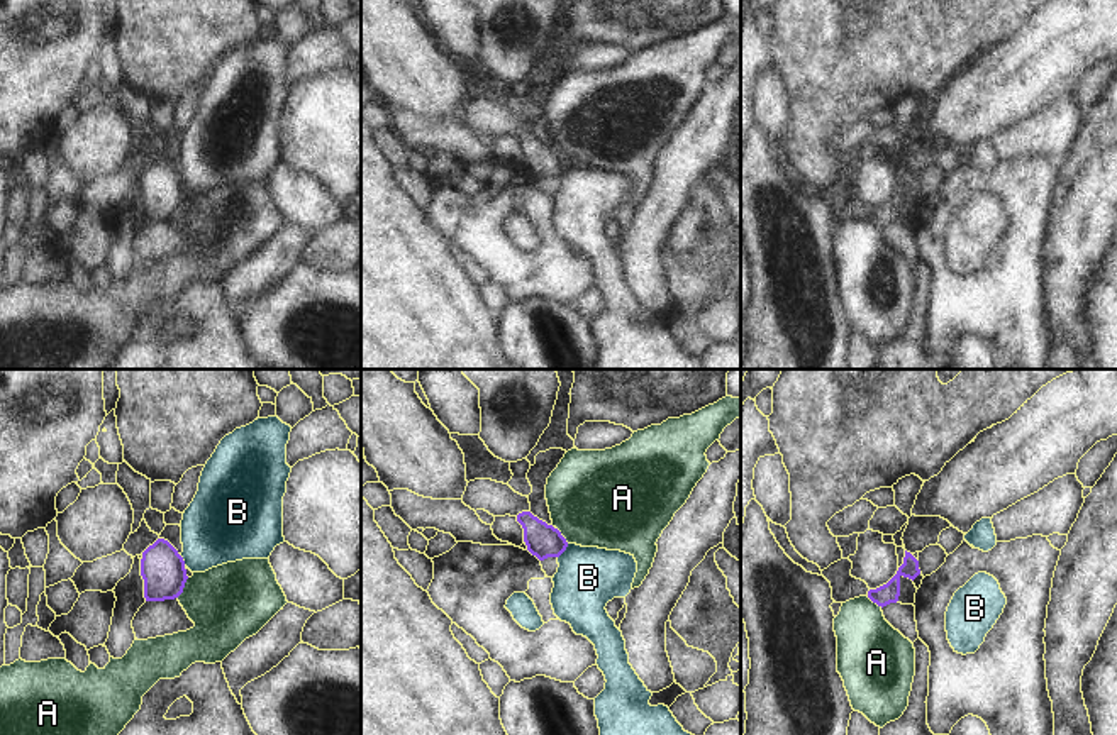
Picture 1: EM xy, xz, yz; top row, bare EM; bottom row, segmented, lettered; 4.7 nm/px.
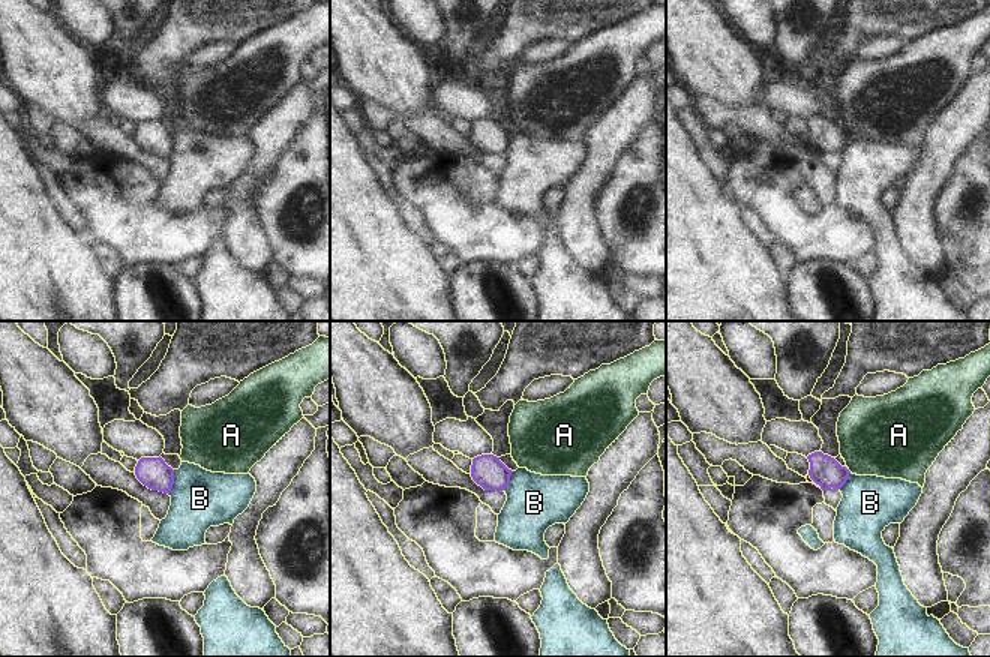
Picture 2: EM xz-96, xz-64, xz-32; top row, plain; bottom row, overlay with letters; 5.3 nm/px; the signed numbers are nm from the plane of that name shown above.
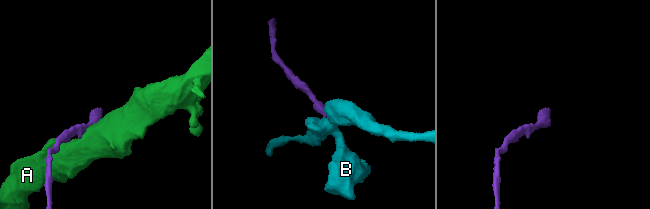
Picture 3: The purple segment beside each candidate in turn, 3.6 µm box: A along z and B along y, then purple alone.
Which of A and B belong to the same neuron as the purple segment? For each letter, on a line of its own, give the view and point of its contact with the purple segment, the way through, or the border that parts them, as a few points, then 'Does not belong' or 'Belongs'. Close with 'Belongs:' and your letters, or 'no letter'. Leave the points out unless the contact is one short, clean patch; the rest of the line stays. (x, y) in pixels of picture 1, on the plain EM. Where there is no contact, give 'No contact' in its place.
A: Touches purple at xy (183, 207). Does not belong
B: Touches purple at xz (565, 170). Boundary: xz (568, 165), (558, 178). Does not belong
Belongs: no letter.

